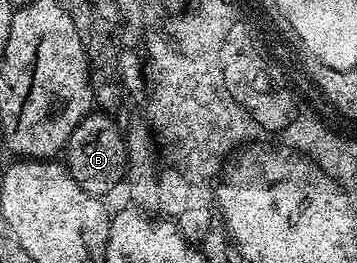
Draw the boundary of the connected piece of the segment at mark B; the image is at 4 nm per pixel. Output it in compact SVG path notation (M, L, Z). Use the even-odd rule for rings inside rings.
M93 111L87 113L74 127L70 139L64 145L62 164L68 168L74 183L82 187L90 195L101 199L107 198L107 193L116 184L125 180L125 169L127 167L127 143L125 141L125 130L121 127L111 112Z

